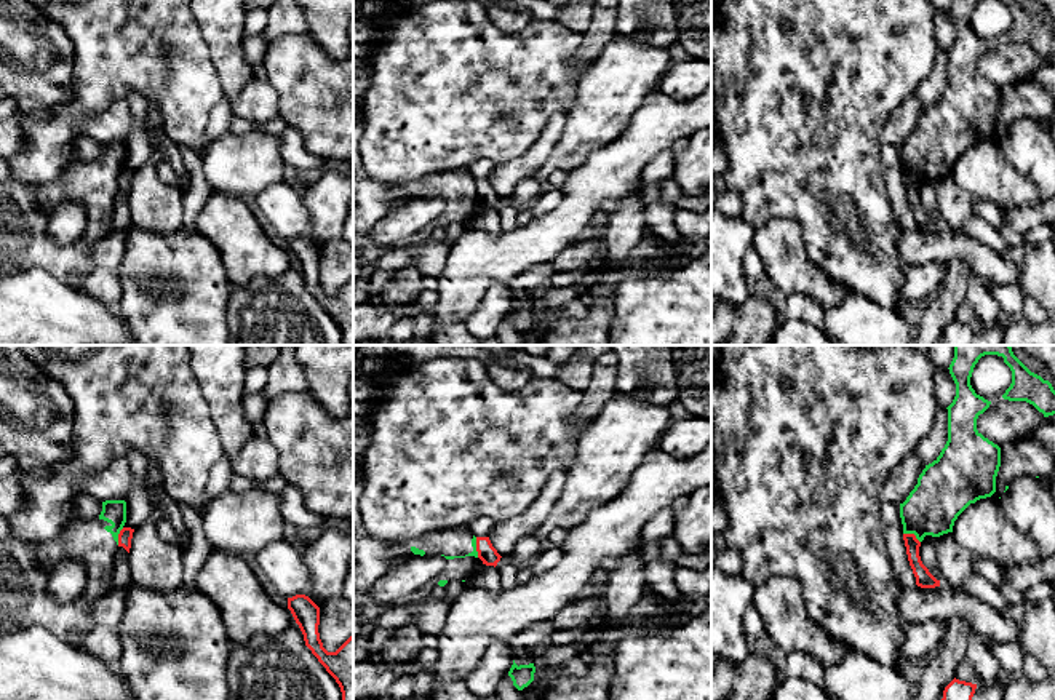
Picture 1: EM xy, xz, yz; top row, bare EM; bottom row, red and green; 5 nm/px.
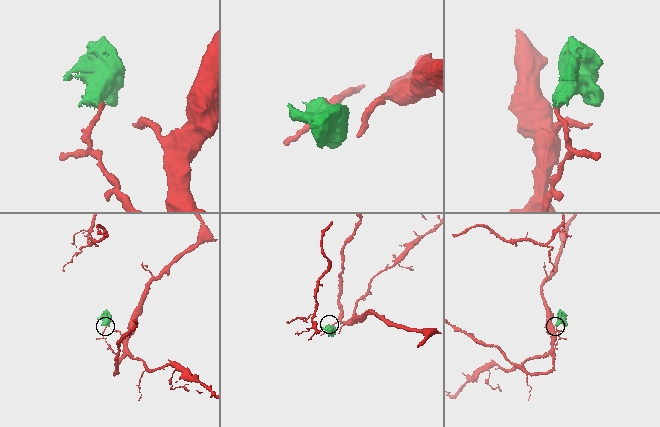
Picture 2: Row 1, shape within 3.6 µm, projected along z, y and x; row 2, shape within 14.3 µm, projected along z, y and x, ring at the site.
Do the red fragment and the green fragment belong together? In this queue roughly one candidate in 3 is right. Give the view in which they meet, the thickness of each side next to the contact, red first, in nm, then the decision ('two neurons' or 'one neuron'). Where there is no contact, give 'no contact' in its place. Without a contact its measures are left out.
xz | 90/30 nm | two neurons

